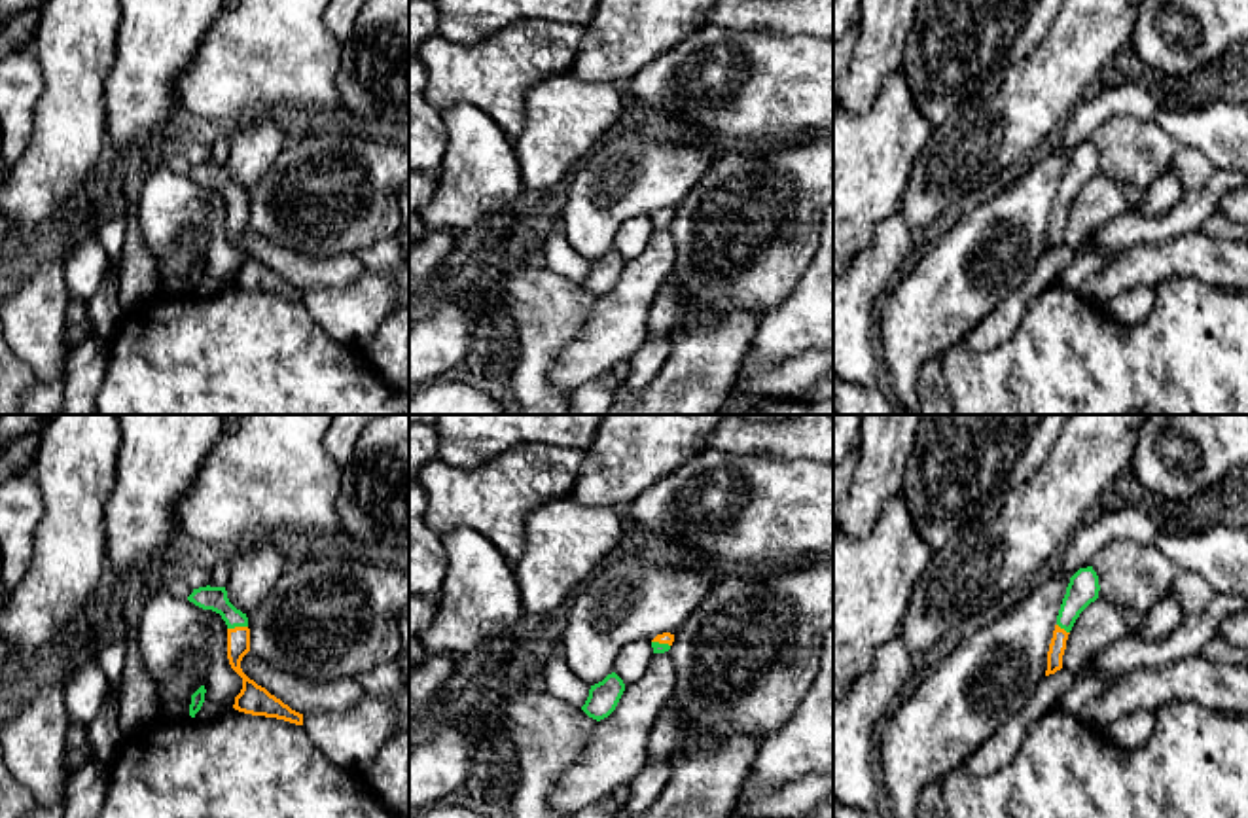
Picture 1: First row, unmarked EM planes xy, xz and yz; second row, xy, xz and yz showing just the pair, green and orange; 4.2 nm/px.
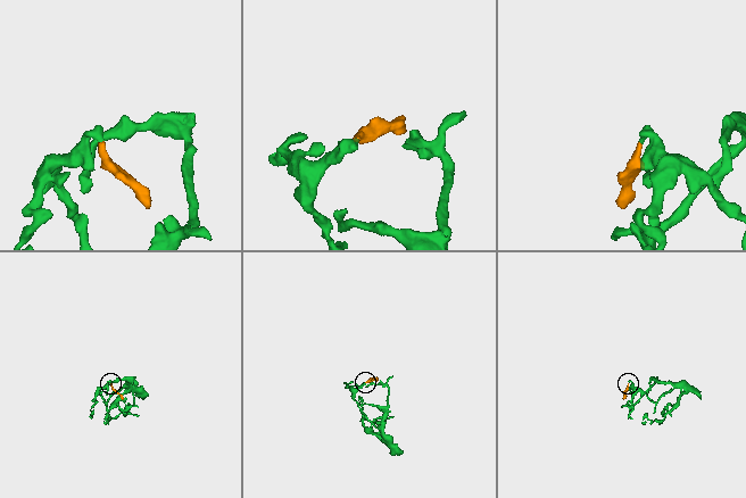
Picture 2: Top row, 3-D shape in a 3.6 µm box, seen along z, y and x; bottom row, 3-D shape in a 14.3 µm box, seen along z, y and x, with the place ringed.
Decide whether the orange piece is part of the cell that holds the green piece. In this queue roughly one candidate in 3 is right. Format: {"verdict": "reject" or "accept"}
{"verdict": "accept"}

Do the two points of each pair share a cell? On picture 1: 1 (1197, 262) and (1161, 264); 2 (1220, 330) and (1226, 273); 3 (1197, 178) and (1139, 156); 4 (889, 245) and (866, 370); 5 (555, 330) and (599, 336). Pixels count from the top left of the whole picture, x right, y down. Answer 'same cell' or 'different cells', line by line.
1: same cell
2: different cells
3: same cell
4: same cell
5: different cells

